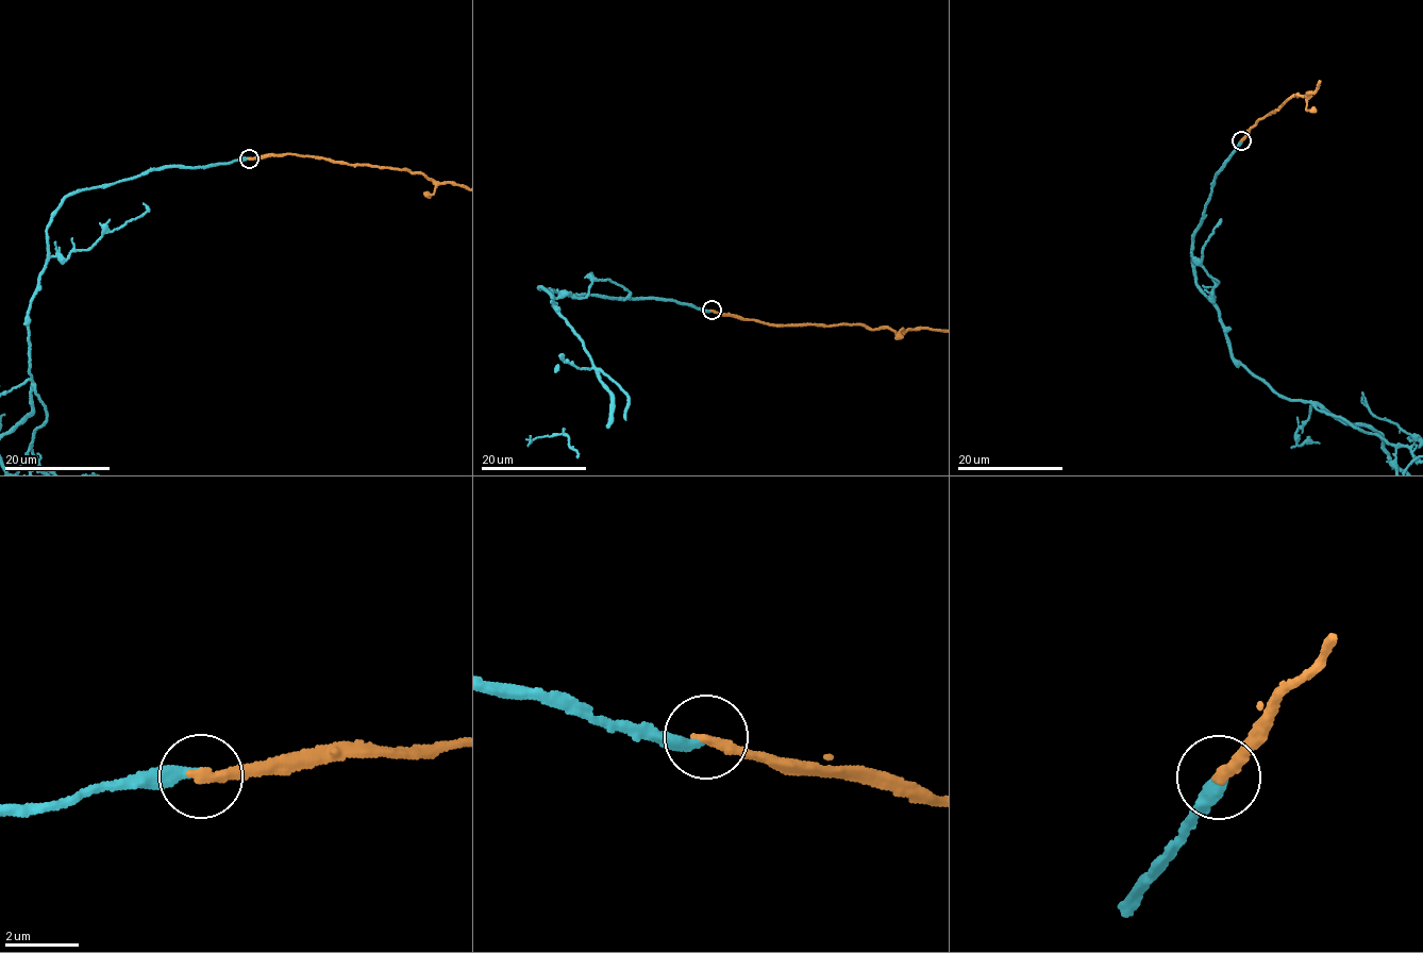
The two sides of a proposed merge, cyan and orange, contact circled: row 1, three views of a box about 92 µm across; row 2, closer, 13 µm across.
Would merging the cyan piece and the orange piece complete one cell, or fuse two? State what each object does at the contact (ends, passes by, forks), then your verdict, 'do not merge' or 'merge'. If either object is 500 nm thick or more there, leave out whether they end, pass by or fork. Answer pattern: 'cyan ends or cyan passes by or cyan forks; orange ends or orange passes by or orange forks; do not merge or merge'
cyan ends; orange ends; do not merge

